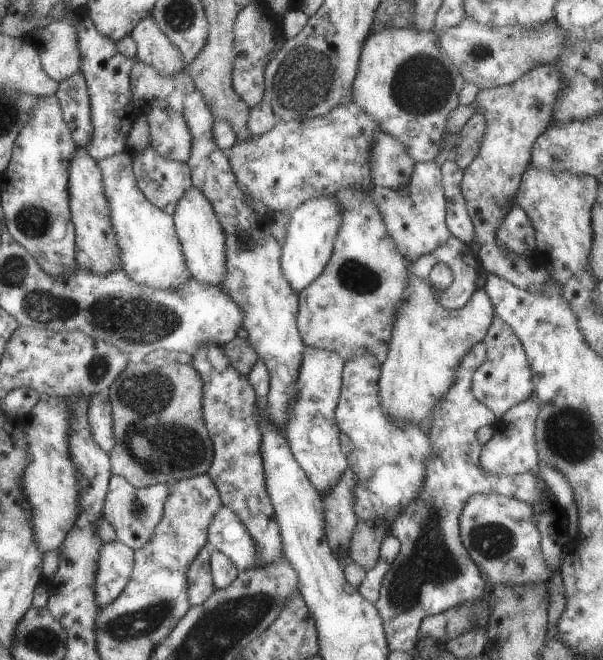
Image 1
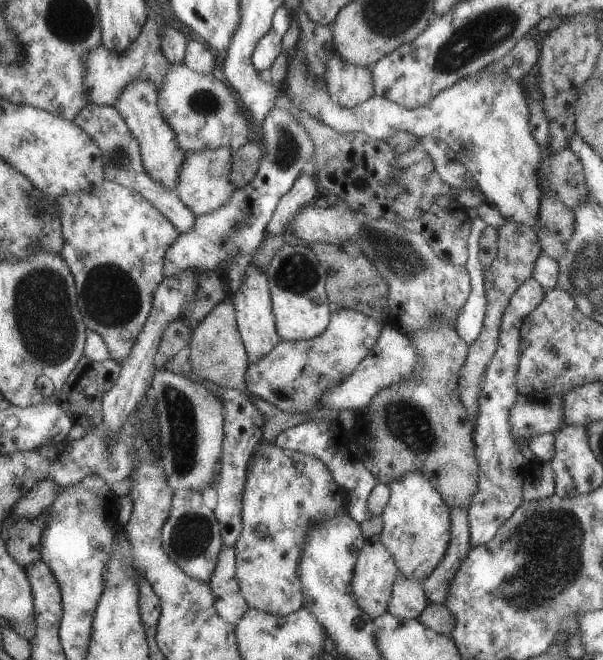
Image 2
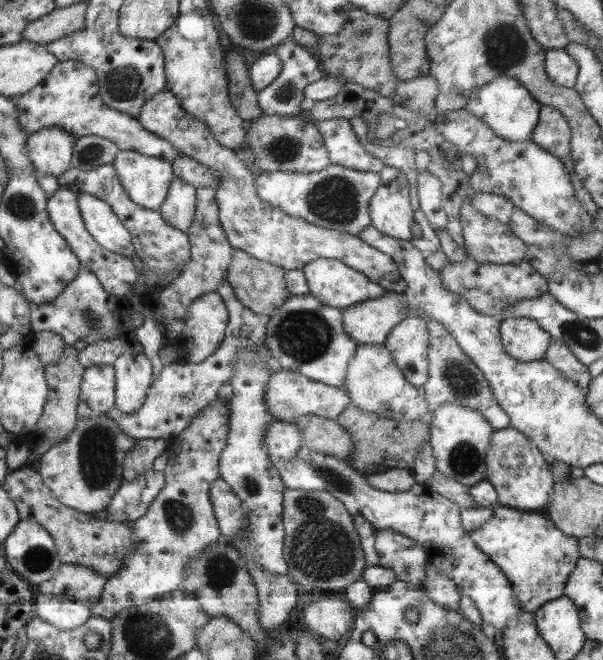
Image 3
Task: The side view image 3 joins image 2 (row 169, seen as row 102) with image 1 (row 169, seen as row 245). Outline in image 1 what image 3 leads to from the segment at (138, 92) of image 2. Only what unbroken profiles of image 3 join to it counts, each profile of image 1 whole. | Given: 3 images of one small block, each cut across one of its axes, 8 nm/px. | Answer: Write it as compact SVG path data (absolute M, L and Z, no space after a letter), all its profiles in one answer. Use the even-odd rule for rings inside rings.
M349 103L331 108L327 114L315 118L289 122L278 120L269 132L252 137L243 144L234 144L224 151L224 157L228 160L235 184L244 197L259 200L271 210L271 214L290 213L313 196L332 195L341 188L369 189L372 186L369 178L369 148L373 148L373 136L377 136L377 132L381 134L377 120L367 116L357 104Z

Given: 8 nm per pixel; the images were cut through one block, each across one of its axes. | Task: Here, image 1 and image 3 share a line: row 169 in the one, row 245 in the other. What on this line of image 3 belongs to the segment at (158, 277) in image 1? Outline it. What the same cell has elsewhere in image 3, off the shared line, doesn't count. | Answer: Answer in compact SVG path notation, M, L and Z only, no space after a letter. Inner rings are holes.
M79 193L77 206L85 230L101 248L132 260L134 248L127 229L105 201L87 193Z

